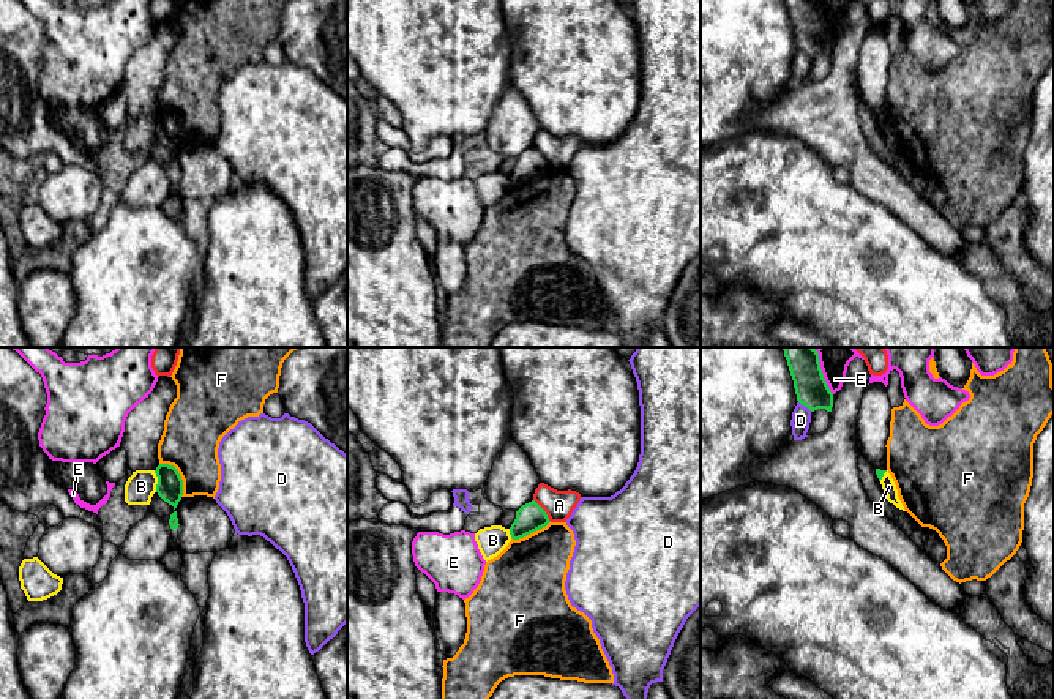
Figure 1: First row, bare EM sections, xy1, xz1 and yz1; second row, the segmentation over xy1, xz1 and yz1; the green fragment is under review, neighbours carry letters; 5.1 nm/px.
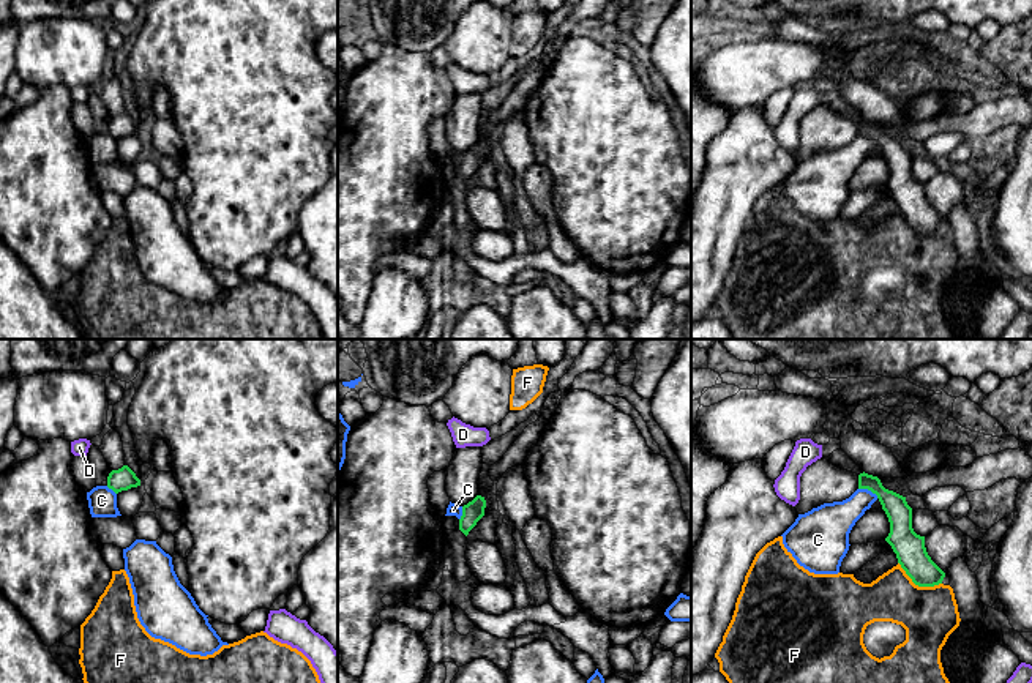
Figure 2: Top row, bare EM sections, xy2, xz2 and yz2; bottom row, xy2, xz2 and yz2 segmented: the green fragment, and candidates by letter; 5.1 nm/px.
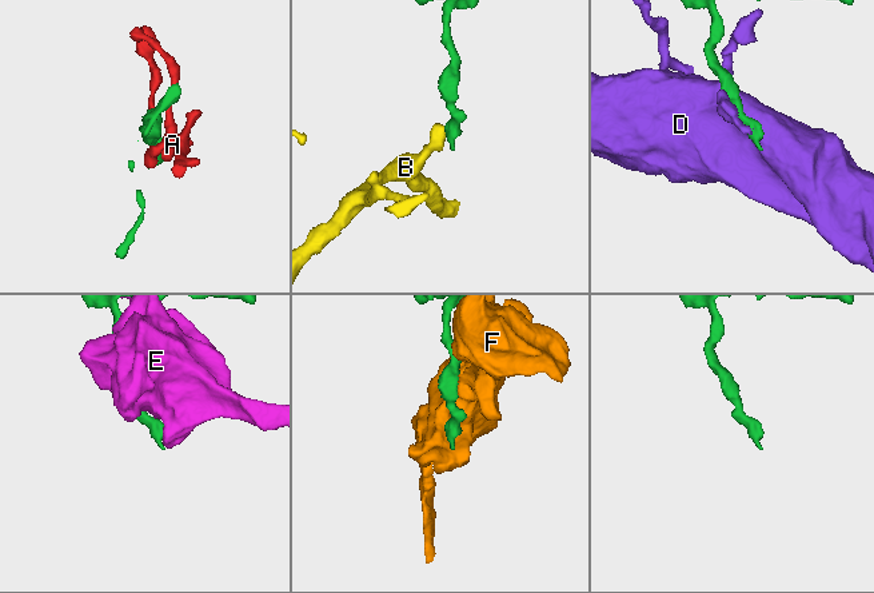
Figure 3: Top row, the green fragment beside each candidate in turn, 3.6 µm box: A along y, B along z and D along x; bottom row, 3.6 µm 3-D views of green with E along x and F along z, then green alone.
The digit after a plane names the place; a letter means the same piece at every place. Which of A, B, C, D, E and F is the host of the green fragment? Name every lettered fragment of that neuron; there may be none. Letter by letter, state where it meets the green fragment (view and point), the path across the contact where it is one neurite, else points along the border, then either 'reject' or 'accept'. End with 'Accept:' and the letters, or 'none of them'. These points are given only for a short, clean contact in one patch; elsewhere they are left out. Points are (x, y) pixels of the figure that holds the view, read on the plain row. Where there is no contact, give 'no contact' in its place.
A: contact xz1 (543, 156); border xz1 (534, 145), (551, 168); reject
B: contact xy1 (158, 128); border xy1 (153, 117), (156, 138); reject
C: contact yz2 (868, 136); border yz2 (859, 134), (867, 134), (878, 144); reject
D: contact yz1 (805, 52); border yz1 (799, 48), (811, 57); reject
E: contact yz1 (822, 21); reject
F: contact yz2 (917, 231); reject
Accept: none of them

